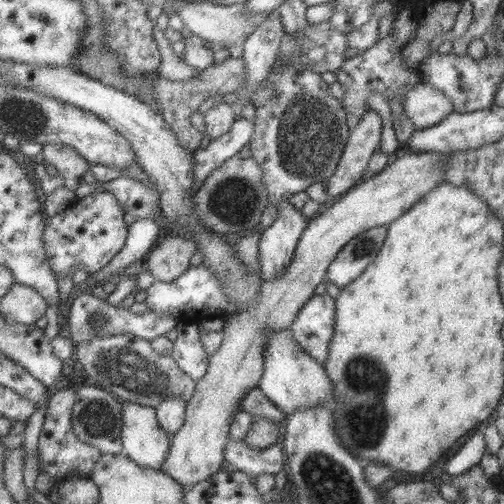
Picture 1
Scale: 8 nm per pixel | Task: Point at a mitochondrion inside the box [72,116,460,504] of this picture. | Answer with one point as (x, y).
(364, 365)

